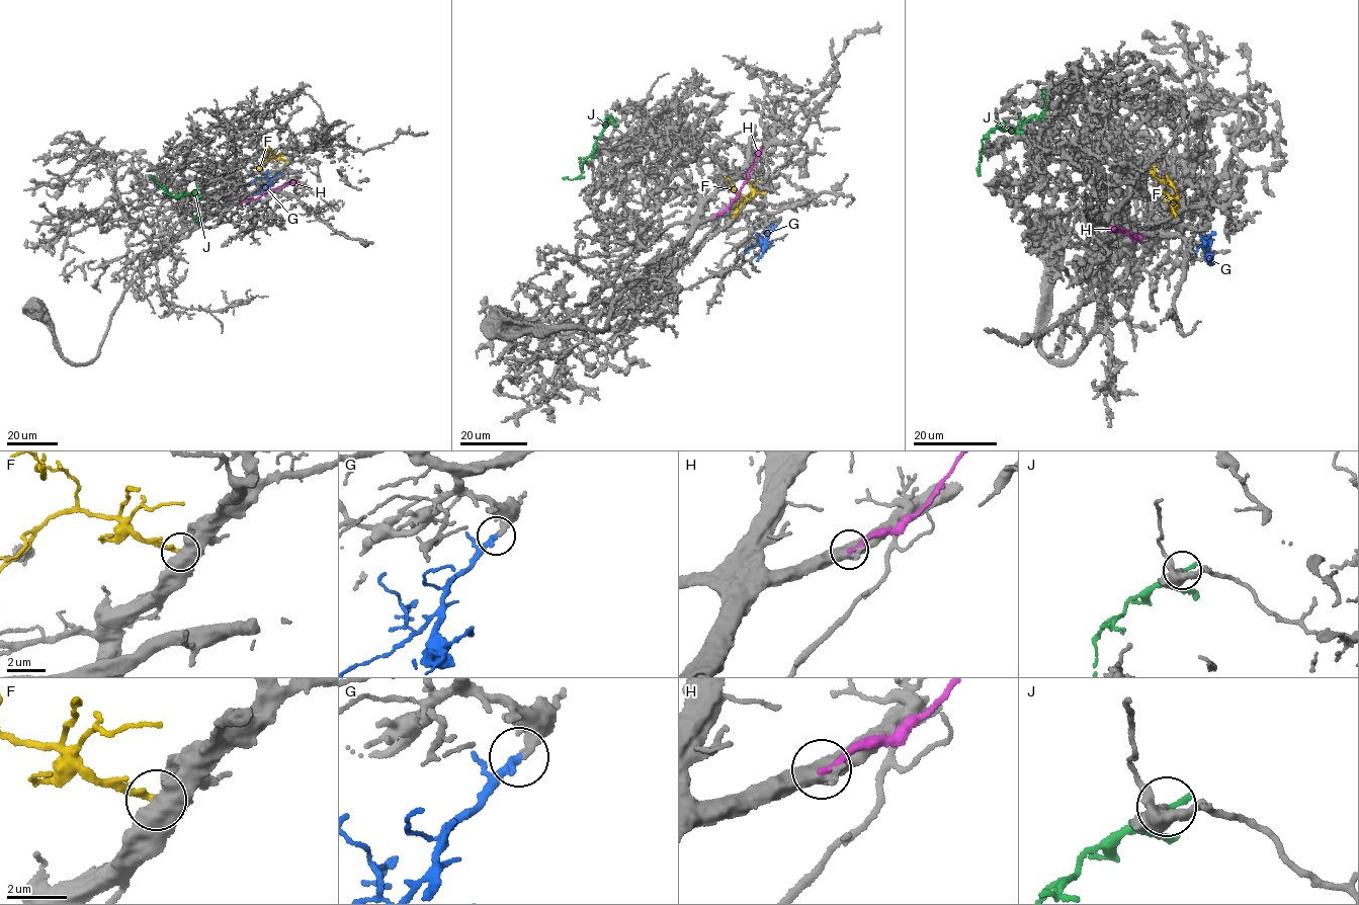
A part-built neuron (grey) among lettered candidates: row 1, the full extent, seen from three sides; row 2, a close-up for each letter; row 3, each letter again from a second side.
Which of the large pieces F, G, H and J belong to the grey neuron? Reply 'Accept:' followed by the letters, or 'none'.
Accept: G

